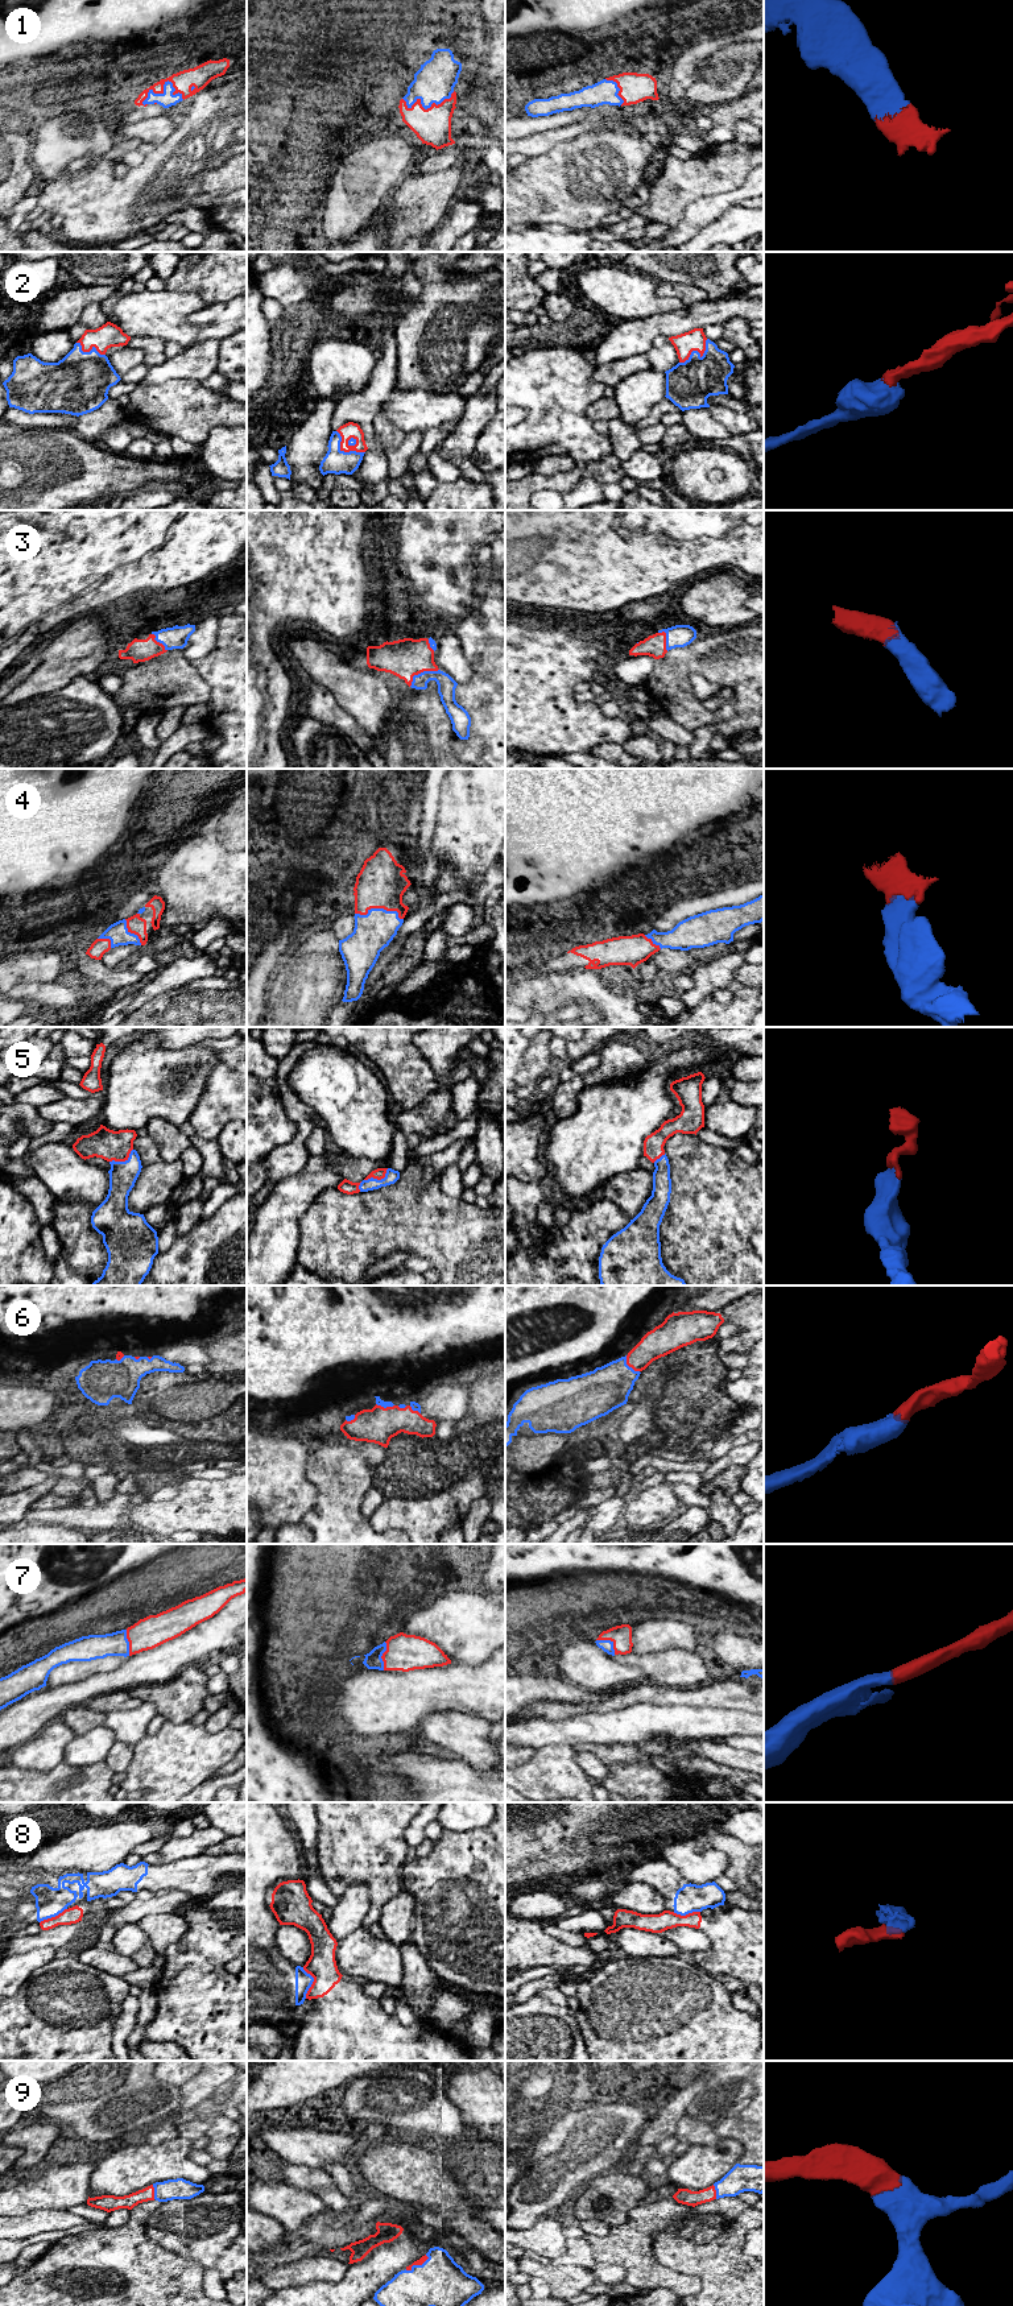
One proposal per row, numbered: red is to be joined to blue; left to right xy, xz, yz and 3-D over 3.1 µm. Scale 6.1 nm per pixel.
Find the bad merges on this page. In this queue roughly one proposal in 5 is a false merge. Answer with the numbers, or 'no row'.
8

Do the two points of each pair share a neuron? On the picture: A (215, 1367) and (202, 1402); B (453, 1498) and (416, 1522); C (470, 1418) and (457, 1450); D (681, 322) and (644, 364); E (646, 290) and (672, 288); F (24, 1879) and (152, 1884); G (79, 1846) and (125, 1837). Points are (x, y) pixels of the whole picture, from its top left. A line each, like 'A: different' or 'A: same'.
A: different
B: same
C: different
D: different
E: different
F: same
G: same

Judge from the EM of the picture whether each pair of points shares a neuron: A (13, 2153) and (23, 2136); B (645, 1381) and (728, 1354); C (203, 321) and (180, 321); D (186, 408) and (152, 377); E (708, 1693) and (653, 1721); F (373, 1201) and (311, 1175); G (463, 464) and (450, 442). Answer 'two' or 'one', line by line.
A: two
B: two
C: two
D: two
E: two
F: two
G: two

